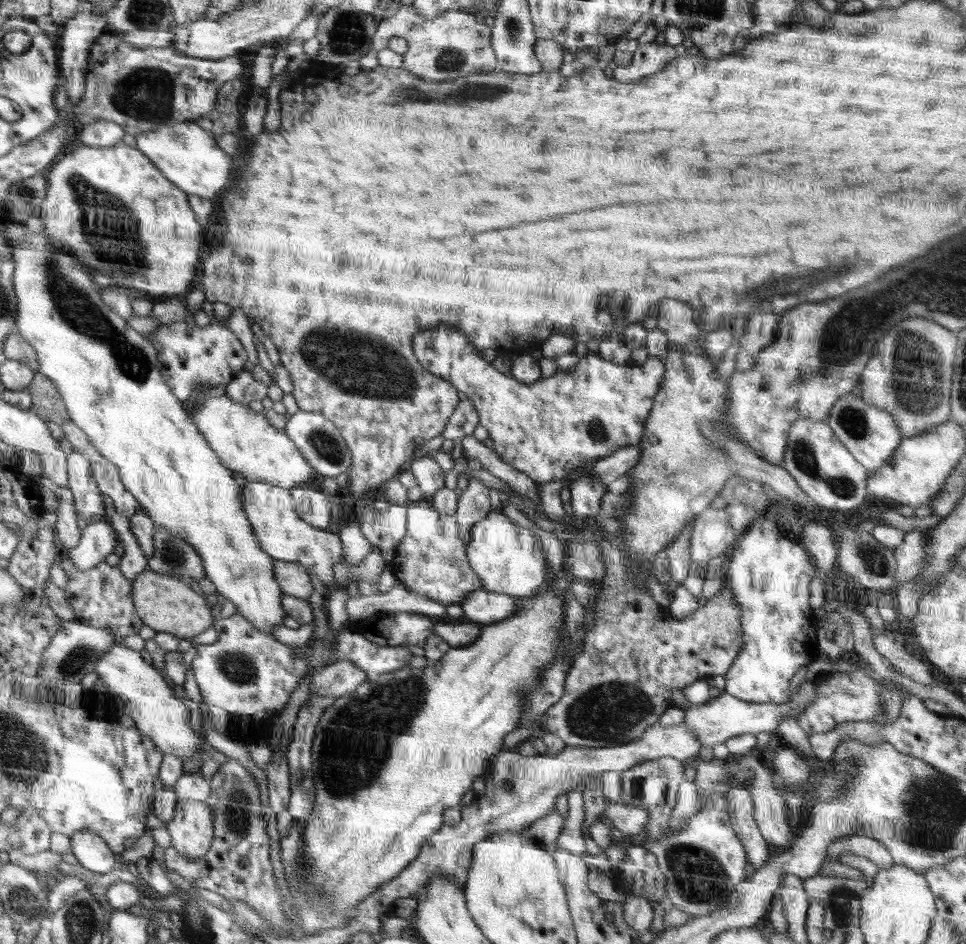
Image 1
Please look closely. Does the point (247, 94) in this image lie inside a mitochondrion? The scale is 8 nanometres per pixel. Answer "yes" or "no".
no

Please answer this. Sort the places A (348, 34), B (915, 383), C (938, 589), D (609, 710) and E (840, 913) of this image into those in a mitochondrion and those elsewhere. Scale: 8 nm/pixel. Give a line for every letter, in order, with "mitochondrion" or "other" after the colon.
A: mitochondrion
B: mitochondrion
C: other
D: mitochondrion
E: other

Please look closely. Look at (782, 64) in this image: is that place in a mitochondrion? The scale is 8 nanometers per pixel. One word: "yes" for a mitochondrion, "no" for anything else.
no

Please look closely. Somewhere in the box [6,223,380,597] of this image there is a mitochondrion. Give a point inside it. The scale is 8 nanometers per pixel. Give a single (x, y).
(74, 304)

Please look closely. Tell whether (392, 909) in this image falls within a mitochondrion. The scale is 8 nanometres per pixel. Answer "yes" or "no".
no

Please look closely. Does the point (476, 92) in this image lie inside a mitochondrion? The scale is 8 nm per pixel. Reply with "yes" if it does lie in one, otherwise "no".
yes

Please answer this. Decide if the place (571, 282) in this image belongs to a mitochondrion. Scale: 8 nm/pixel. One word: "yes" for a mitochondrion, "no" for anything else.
no

